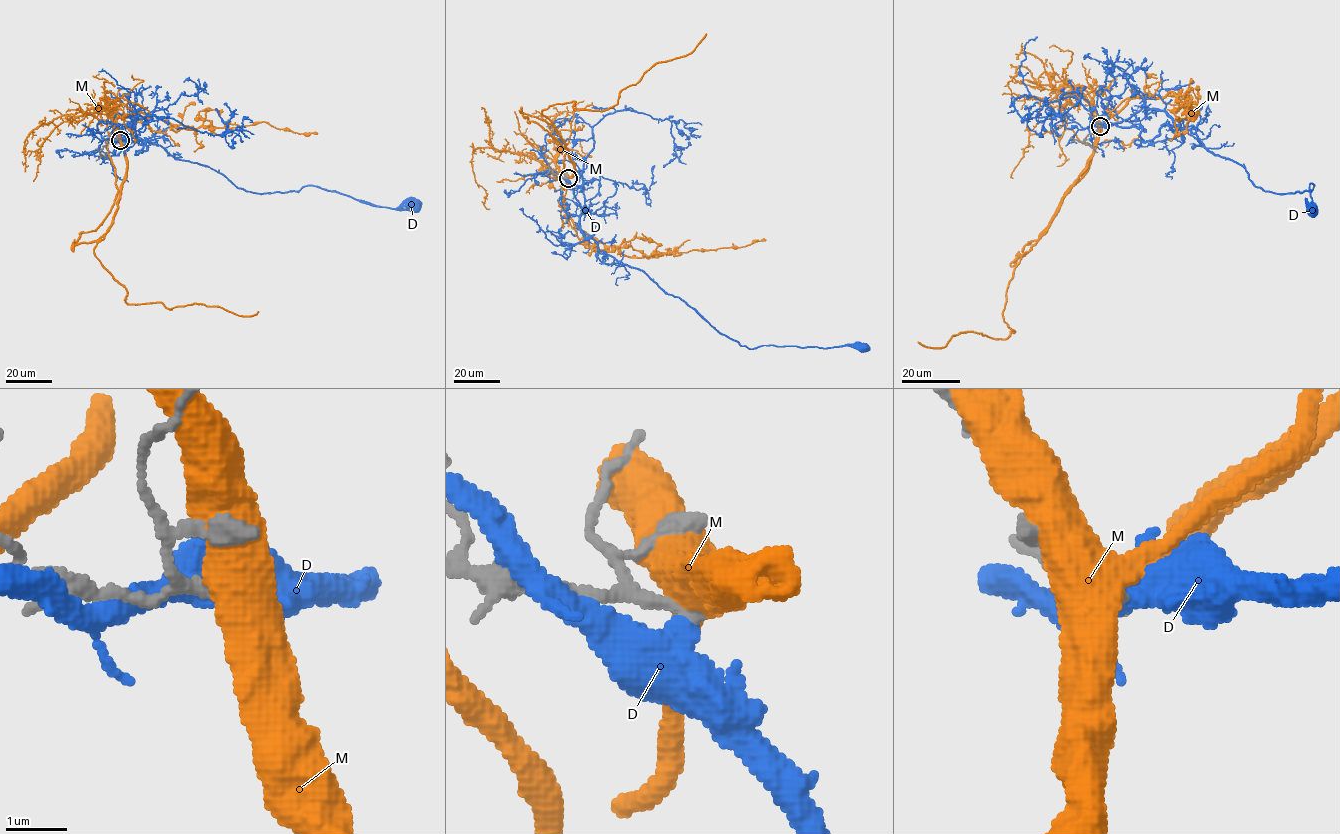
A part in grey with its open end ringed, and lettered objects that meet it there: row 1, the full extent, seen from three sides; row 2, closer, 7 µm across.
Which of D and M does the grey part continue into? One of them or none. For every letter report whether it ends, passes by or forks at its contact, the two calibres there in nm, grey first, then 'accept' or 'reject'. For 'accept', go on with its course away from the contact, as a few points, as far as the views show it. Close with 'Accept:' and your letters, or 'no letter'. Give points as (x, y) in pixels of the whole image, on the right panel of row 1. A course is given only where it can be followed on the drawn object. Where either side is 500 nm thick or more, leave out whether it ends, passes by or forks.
D: calibres 220 and 600 nm; reject
M: it forks; calibres 180 and 480 nm; reject
Accept: no letter

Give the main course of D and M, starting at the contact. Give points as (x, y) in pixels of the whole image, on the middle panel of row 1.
D: (568, 179), (582, 208), (579, 229), (586, 237), (617, 261), (644, 272), (741, 345), (863, 347)
M: (567, 178), (574, 164), (542, 111), (573, 101), (576, 109), (608, 109), (656, 63), (688, 55), (706, 33)

